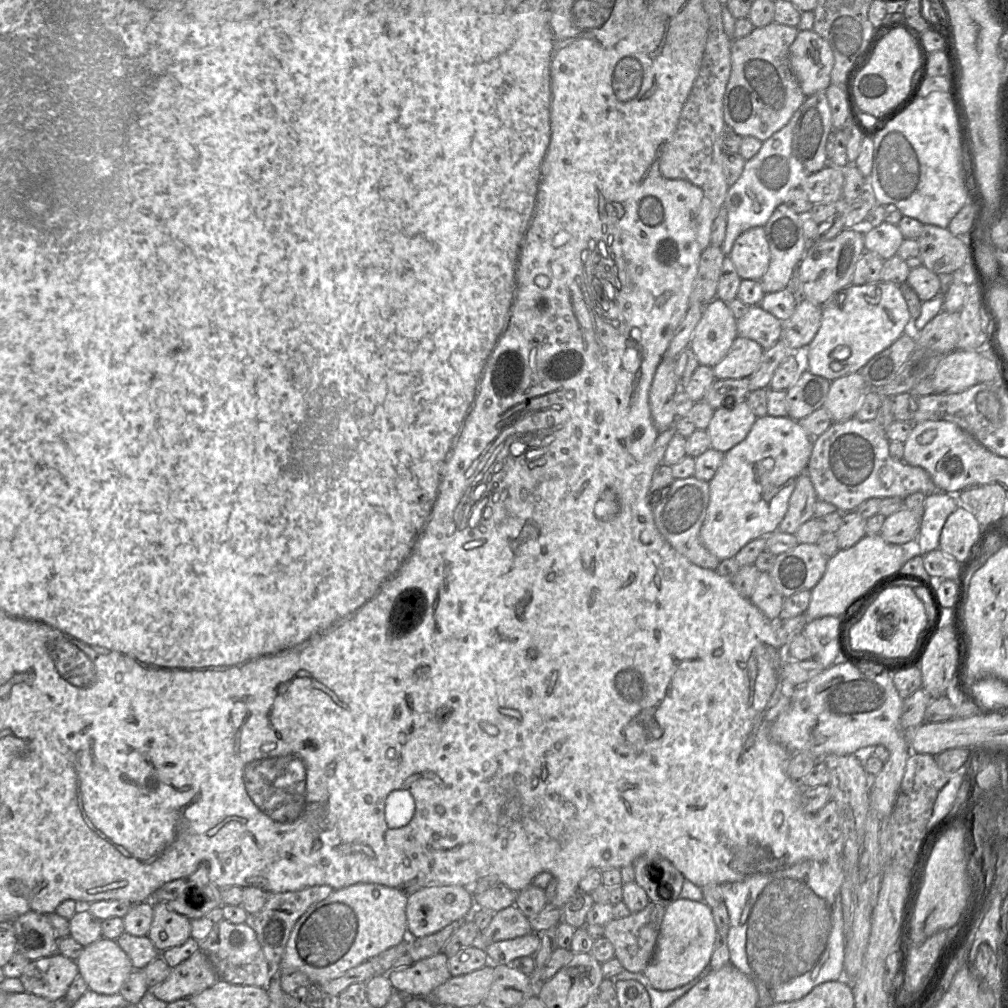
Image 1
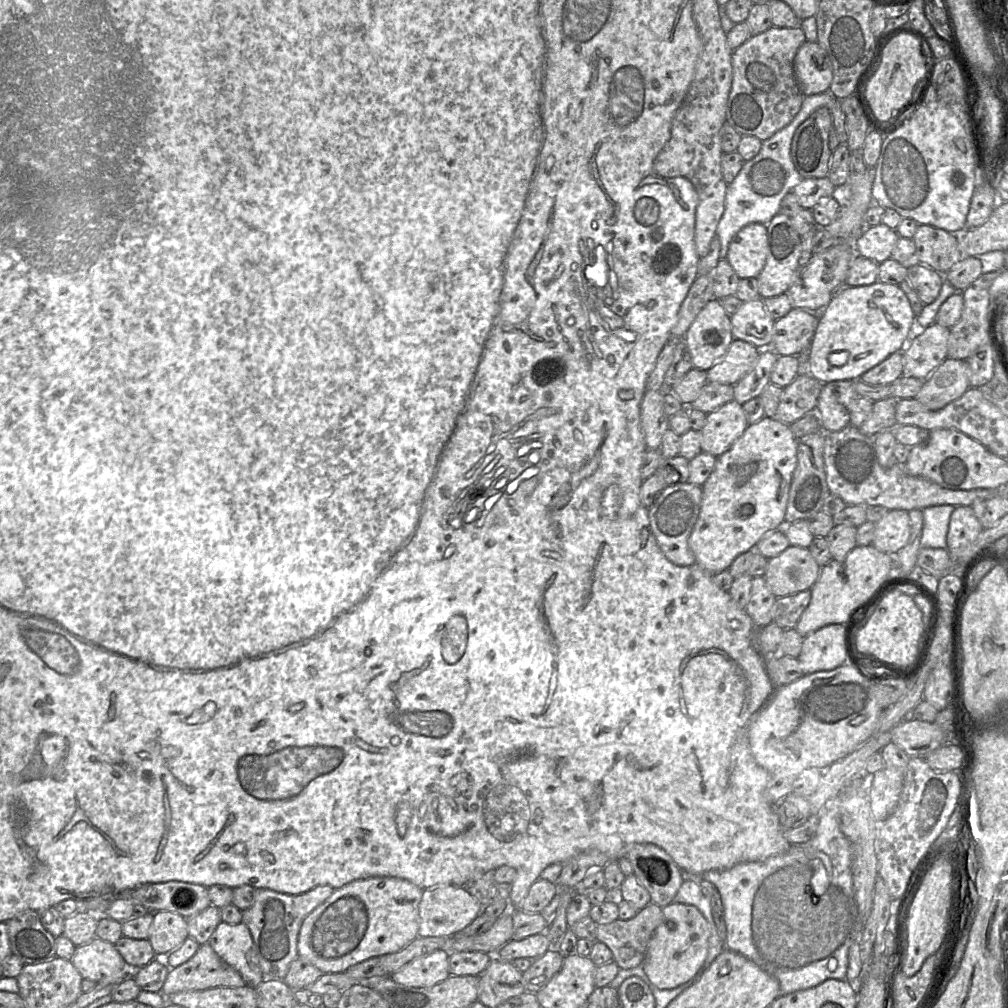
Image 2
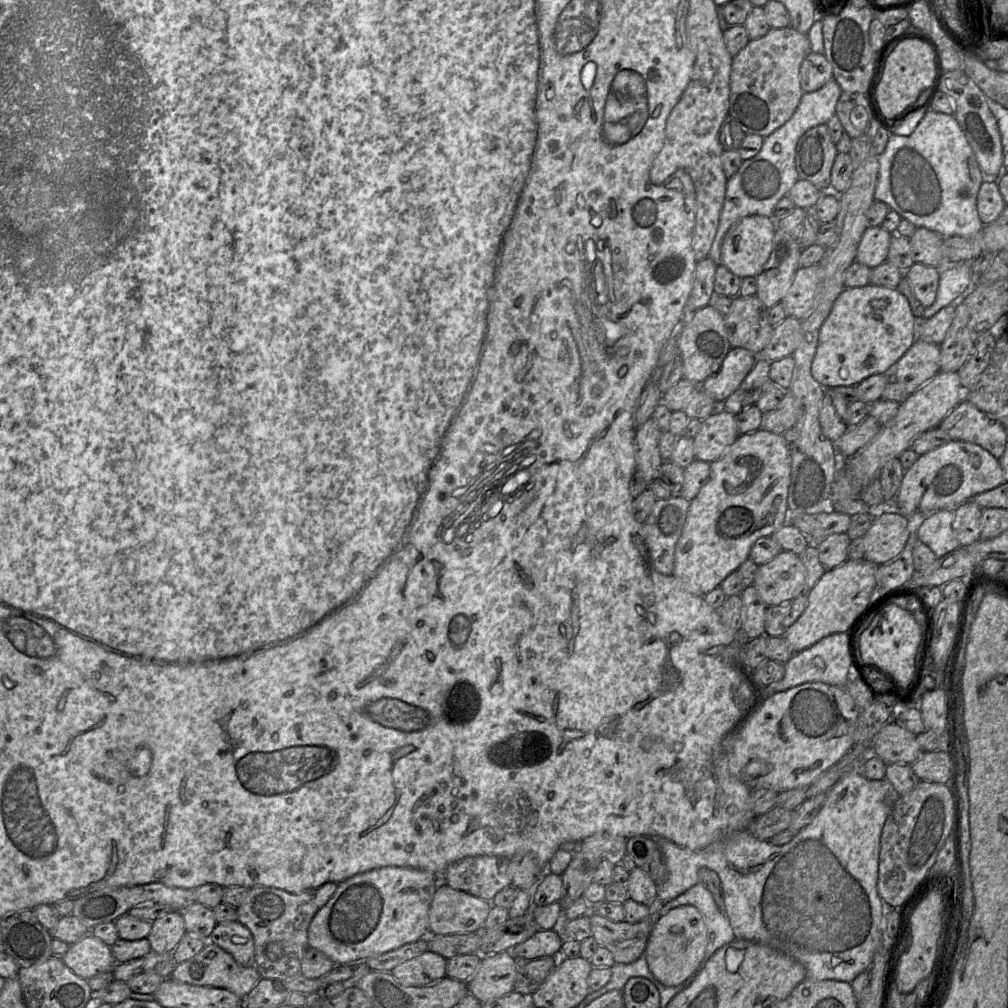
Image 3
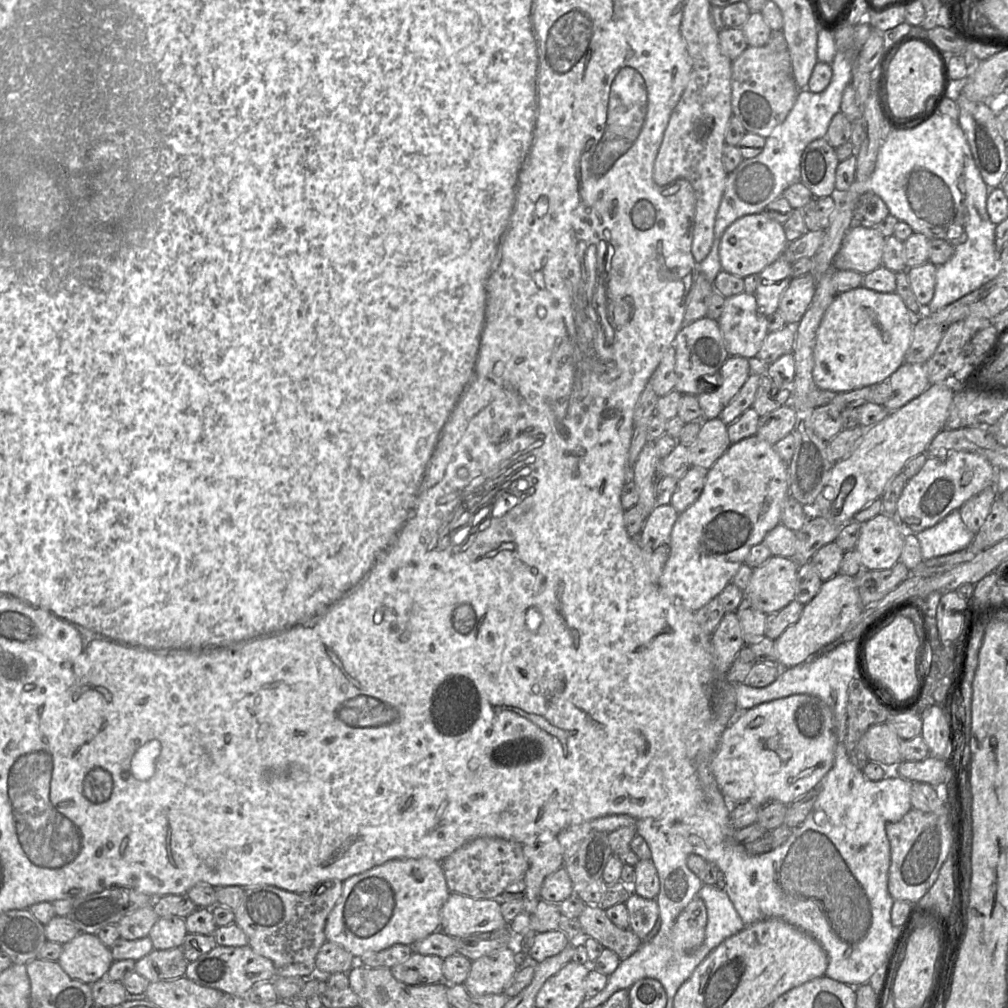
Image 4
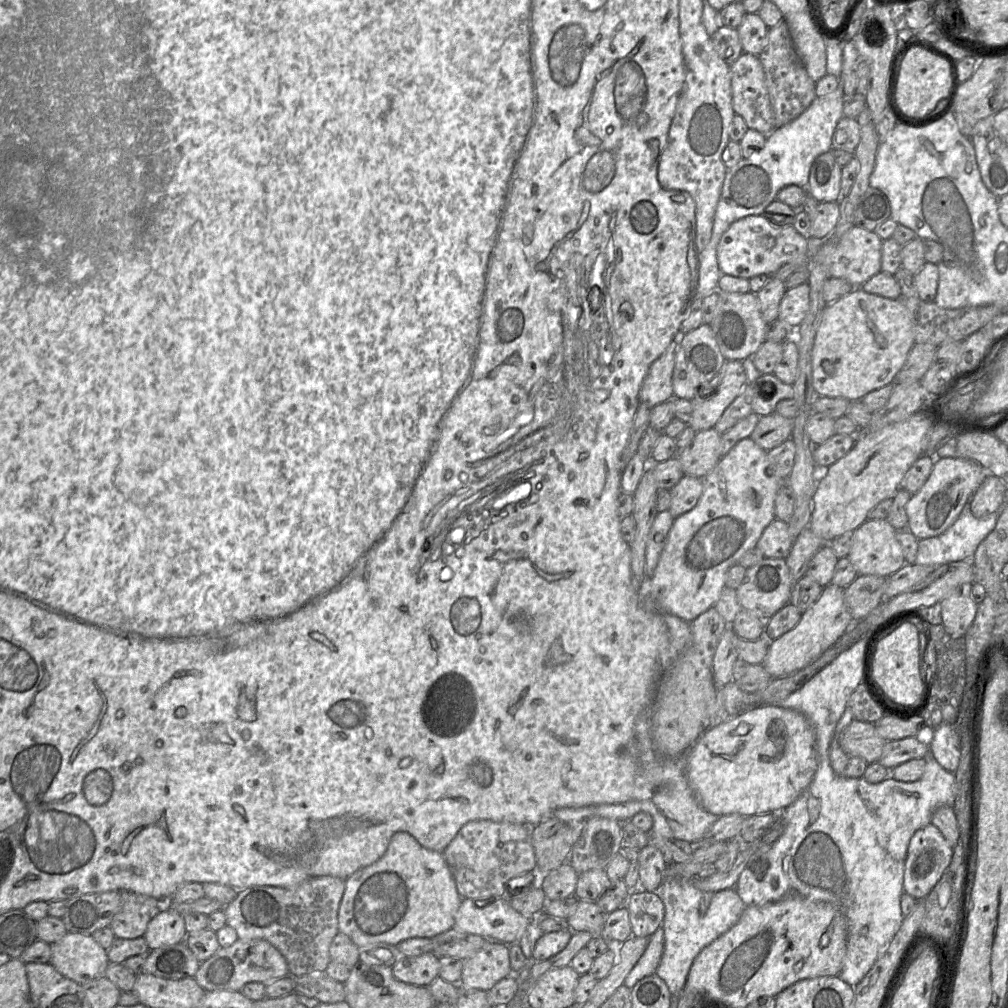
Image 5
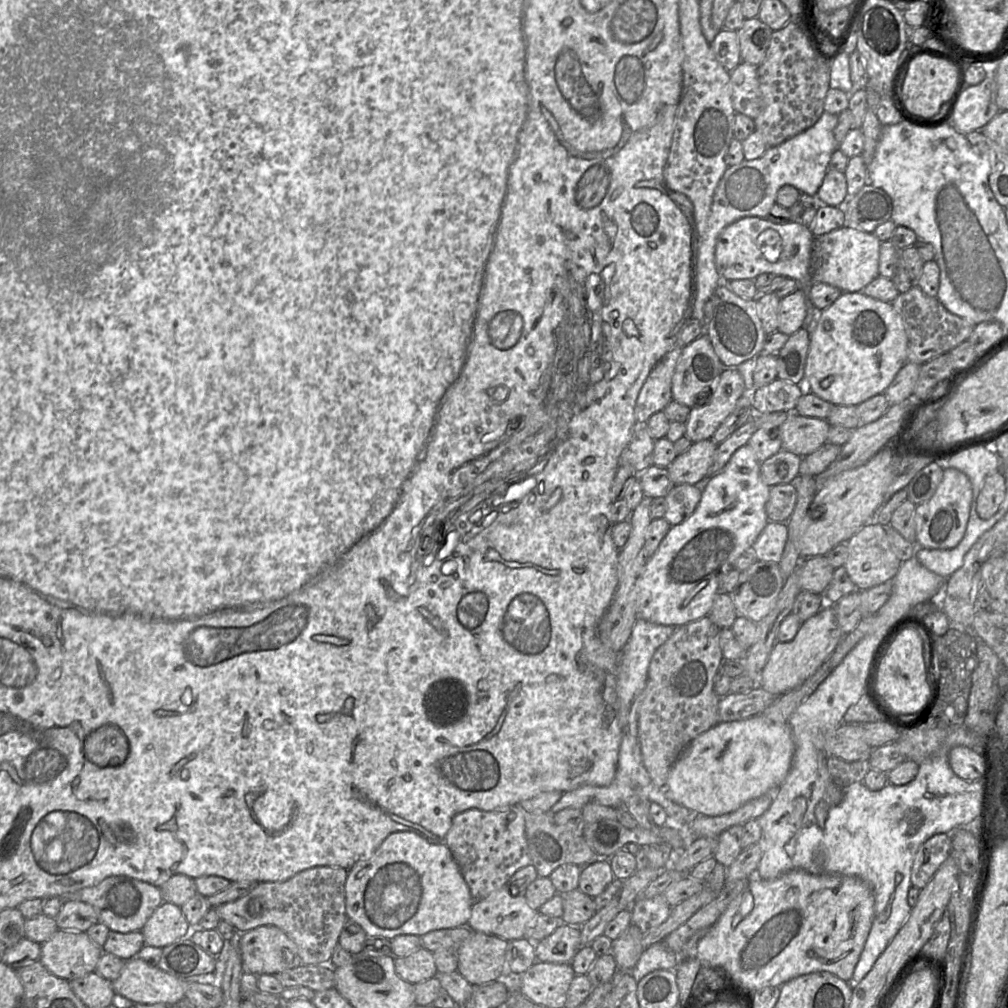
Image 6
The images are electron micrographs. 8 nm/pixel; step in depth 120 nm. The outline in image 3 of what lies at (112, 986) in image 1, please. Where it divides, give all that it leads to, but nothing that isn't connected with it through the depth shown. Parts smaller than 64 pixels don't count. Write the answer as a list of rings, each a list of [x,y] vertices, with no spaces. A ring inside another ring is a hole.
[[[91,934],[71,944],[62,961],[77,976],[88,980],[116,965],[111,947]]]

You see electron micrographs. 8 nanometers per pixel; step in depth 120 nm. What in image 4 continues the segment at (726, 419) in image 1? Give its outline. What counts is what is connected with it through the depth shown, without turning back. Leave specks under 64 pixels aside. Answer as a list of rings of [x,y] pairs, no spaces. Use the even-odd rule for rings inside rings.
[[[720,417],[702,420],[698,436],[688,447],[691,466],[709,470],[731,445],[728,425]]]

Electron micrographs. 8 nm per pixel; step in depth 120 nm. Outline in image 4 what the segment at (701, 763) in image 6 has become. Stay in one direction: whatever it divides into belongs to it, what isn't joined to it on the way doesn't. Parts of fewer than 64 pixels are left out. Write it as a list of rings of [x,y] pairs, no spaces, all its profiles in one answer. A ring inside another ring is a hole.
[[[795,694],[738,713],[721,734],[710,768],[730,804],[779,801],[790,805],[829,772],[836,744],[831,708],[816,696]]]

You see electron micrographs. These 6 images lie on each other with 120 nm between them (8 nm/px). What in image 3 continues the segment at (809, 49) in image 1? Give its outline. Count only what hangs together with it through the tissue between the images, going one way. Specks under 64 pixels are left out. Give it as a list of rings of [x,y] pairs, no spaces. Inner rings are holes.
[[[810,52],[802,61],[799,70],[803,92],[813,92],[833,78],[833,69],[824,53]]]

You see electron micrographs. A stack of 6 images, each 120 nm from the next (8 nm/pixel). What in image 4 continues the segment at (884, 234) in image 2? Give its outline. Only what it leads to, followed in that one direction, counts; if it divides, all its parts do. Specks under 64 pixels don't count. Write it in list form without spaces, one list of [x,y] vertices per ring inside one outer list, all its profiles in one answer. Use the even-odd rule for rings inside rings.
[[[855,225],[846,234],[834,258],[835,270],[853,270],[863,275],[882,265],[886,237],[877,228]]]

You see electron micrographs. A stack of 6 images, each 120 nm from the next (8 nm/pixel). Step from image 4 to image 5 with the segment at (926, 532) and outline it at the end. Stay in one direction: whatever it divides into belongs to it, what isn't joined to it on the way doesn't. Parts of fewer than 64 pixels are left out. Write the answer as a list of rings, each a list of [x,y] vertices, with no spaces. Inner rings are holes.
[[[972,494],[965,504],[956,522],[939,536],[925,539],[919,539],[918,554],[916,564],[939,567],[950,562],[957,562],[966,559],[972,559],[978,545],[992,532],[996,526],[1001,513],[1001,508],[993,514],[984,518],[976,518],[971,511]]]

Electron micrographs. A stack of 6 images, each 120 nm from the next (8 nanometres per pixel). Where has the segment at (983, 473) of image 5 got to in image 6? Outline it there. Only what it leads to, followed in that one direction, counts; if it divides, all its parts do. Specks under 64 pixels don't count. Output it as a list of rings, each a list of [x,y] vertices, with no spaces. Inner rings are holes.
[[[944,468],[943,479],[934,495],[918,505],[914,513],[917,547],[928,549],[955,548],[965,535],[972,502],[972,483],[962,471]]]

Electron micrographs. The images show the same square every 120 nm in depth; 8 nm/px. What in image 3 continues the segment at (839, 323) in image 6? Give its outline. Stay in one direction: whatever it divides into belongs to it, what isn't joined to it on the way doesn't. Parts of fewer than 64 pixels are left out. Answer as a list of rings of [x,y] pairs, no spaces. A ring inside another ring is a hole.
[[[869,283],[863,287],[844,288],[821,326],[811,373],[825,389],[855,386],[874,374],[889,373],[915,342],[915,317],[907,298],[897,289]]]

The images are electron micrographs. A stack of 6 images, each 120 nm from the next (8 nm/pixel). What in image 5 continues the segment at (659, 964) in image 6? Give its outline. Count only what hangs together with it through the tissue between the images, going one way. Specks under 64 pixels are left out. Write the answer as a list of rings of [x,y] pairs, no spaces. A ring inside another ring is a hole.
[[[659,927],[650,937],[645,952],[624,980],[624,986],[632,988],[642,978],[655,973],[664,951],[664,931]]]

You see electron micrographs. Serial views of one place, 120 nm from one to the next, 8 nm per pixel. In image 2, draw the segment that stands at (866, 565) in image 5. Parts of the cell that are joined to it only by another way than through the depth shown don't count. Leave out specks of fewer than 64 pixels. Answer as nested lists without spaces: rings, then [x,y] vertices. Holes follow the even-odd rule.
[[[889,510],[876,523],[873,546],[881,552],[895,555],[910,538],[910,518],[906,510]]]

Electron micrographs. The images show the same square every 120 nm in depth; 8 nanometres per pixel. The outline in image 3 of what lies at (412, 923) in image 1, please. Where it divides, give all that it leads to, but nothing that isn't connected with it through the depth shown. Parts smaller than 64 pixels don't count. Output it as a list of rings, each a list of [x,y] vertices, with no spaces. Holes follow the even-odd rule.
[[[440,882],[428,913],[428,935],[453,935],[483,928],[492,903]]]

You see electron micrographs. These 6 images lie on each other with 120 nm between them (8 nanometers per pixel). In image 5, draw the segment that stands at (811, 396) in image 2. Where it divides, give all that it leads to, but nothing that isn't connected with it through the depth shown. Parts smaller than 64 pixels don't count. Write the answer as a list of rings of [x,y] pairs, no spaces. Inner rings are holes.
[[[773,412],[760,417],[749,438],[764,450],[769,451],[791,438],[793,428],[793,419]]]

